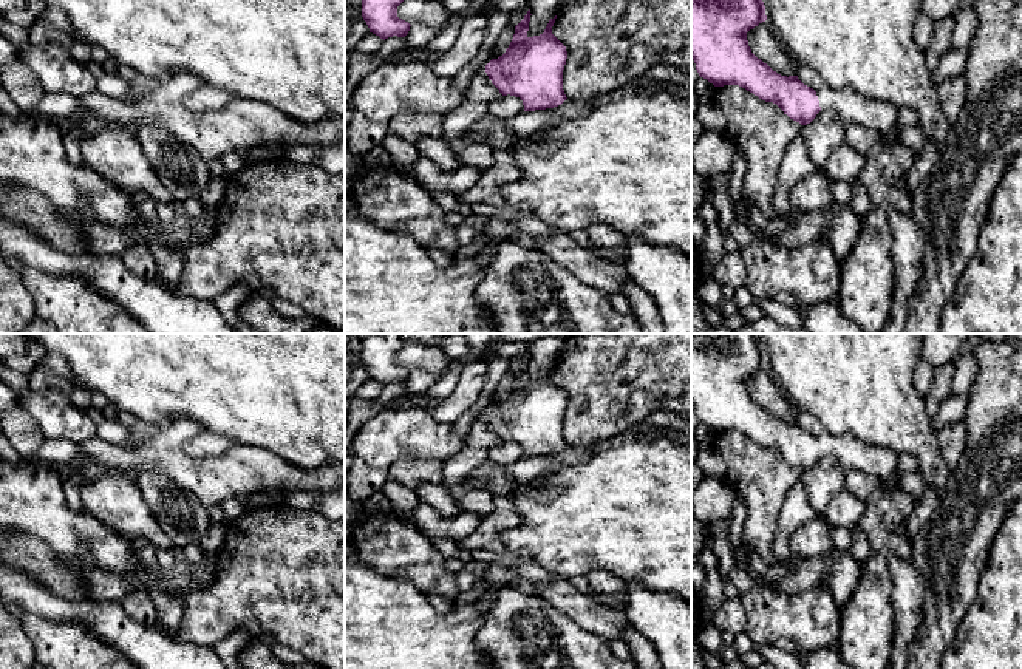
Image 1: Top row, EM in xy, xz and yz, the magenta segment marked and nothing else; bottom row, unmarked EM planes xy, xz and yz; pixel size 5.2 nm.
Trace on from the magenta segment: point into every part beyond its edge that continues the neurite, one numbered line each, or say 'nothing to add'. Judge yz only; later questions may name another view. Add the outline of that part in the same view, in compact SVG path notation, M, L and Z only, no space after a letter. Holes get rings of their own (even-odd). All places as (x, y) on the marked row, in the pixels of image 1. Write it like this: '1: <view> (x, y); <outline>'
1: yz (851, 107); M823 87L816 91L821 111L830 111L841 122L858 124L880 133L886 142L900 142L898 108L887 102L867 99L852 88Z

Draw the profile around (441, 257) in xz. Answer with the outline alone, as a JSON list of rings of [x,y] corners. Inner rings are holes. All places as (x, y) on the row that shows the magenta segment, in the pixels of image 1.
[[[428,249],[428,256],[441,267],[447,267],[455,263],[455,253],[444,249]]]

